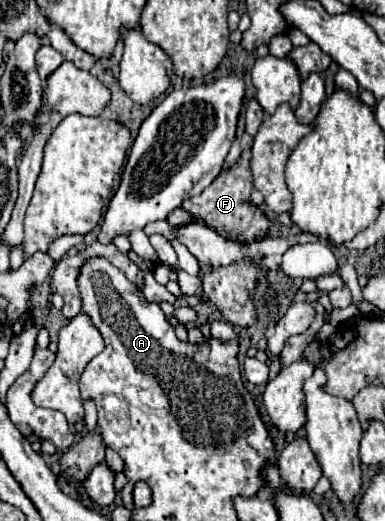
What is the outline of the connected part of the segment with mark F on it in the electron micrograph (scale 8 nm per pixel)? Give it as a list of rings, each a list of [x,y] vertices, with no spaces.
[[[244,148],[236,164],[230,166],[228,170],[222,170],[222,174],[200,196],[182,202],[182,210],[190,214],[190,220],[202,220],[208,228],[216,230],[220,236],[242,244],[260,242],[274,228],[274,222],[250,200],[250,194],[254,190],[254,182],[252,182],[254,178],[248,162],[250,162],[250,148]]]

